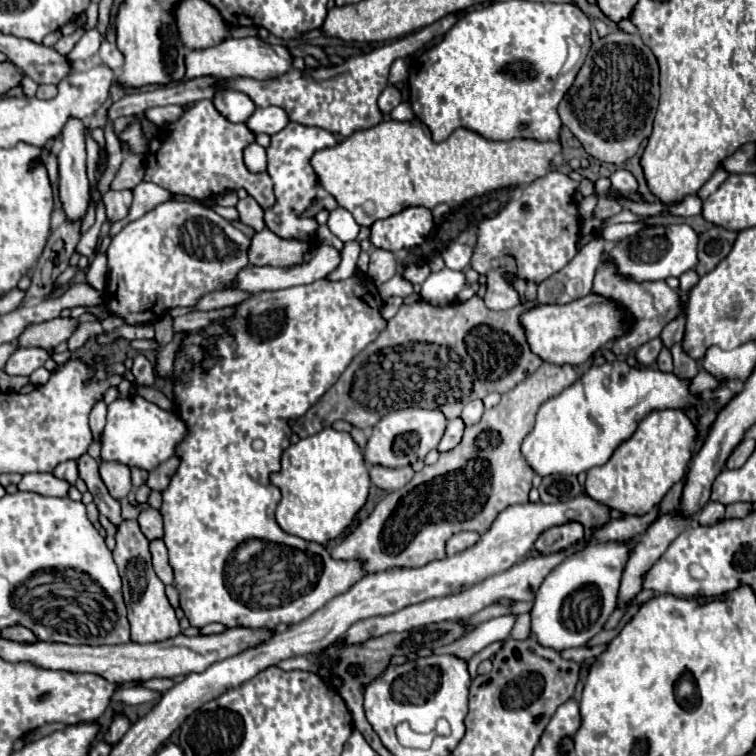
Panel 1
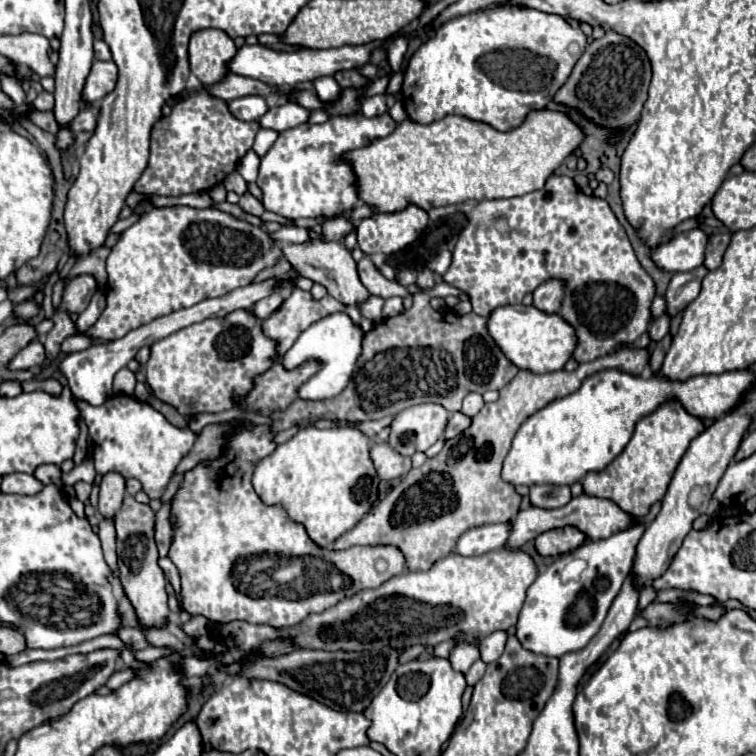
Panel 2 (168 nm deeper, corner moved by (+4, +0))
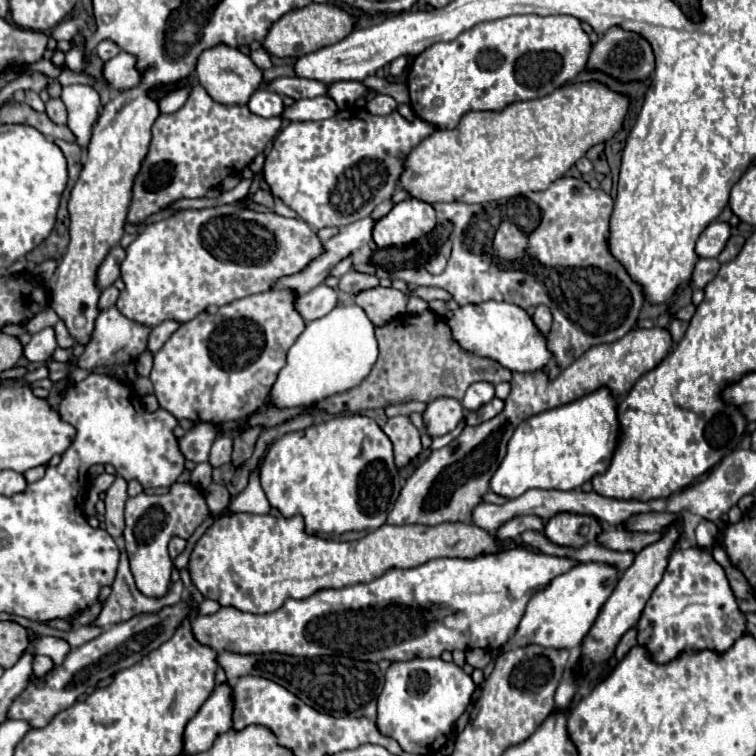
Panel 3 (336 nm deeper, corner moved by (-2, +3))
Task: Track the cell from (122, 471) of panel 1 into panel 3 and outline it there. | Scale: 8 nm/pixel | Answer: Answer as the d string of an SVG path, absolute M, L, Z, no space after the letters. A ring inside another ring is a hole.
M116 476L112 486L106 490L106 498L104 498L106 530L116 540L120 540L122 530L124 530L124 504L126 504L126 498L128 498L126 488L128 488L126 480L122 476Z

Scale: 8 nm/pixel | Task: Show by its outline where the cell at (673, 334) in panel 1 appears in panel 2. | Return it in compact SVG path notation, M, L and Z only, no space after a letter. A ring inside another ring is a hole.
M702 265L702 267L696 267L688 273L674 273L670 285L668 285L668 291L666 291L666 313L668 315L676 315L678 309L684 309L688 303L692 303L698 293L700 293L700 283L704 279L704 275L708 273L708 269Z

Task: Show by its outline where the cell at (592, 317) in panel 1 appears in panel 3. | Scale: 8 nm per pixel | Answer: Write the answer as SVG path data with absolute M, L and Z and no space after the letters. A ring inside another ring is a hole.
M482 302L482 304L468 304L460 306L458 310L448 312L448 326L452 328L454 340L464 348L472 350L480 356L498 360L504 368L512 372L534 372L542 370L550 360L552 352L548 348L548 338L536 328L532 316L508 302Z

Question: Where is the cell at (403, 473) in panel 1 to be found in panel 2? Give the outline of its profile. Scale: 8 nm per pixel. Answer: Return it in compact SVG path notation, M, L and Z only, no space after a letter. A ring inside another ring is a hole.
M388 441L372 445L372 459L374 459L374 465L378 467L378 475L382 479L402 477L412 467L410 457L400 455L396 449L392 449L392 445Z

